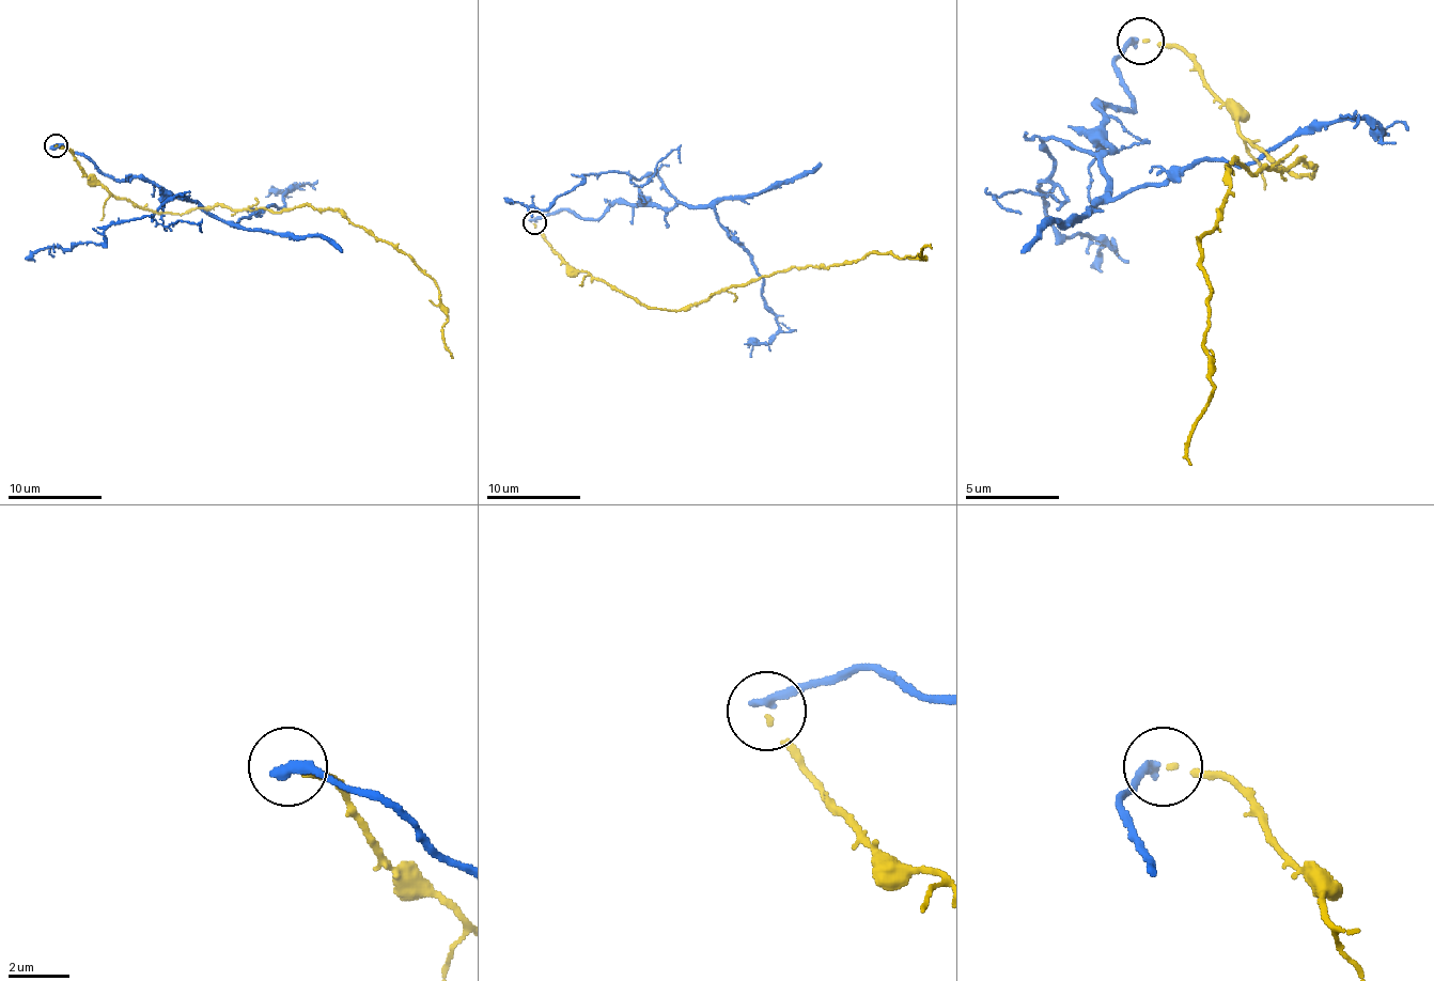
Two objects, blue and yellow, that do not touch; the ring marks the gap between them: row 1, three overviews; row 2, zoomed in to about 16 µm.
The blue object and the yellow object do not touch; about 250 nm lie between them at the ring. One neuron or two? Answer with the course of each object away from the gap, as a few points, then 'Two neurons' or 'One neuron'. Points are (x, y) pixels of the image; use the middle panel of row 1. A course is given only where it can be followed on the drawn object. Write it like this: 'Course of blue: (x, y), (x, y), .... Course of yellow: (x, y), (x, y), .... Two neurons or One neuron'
Course of blue: (534, 220), (566, 208), (595, 218), (617, 202), (713, 208), (746, 251), (779, 327), (750, 357). Course of yellow: (534, 223), (576, 270), (652, 308), (687, 310), (783, 270), (881, 253), (924, 259), (922, 249), (932, 249). Two neurons

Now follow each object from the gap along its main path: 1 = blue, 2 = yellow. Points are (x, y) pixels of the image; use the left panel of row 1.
1: (56, 145), (117, 178), (147, 178), (234, 223), (281, 206), (300, 185), (271, 190)
2: (56, 145), (142, 208), (338, 208), (402, 249), (434, 282), (453, 357)

